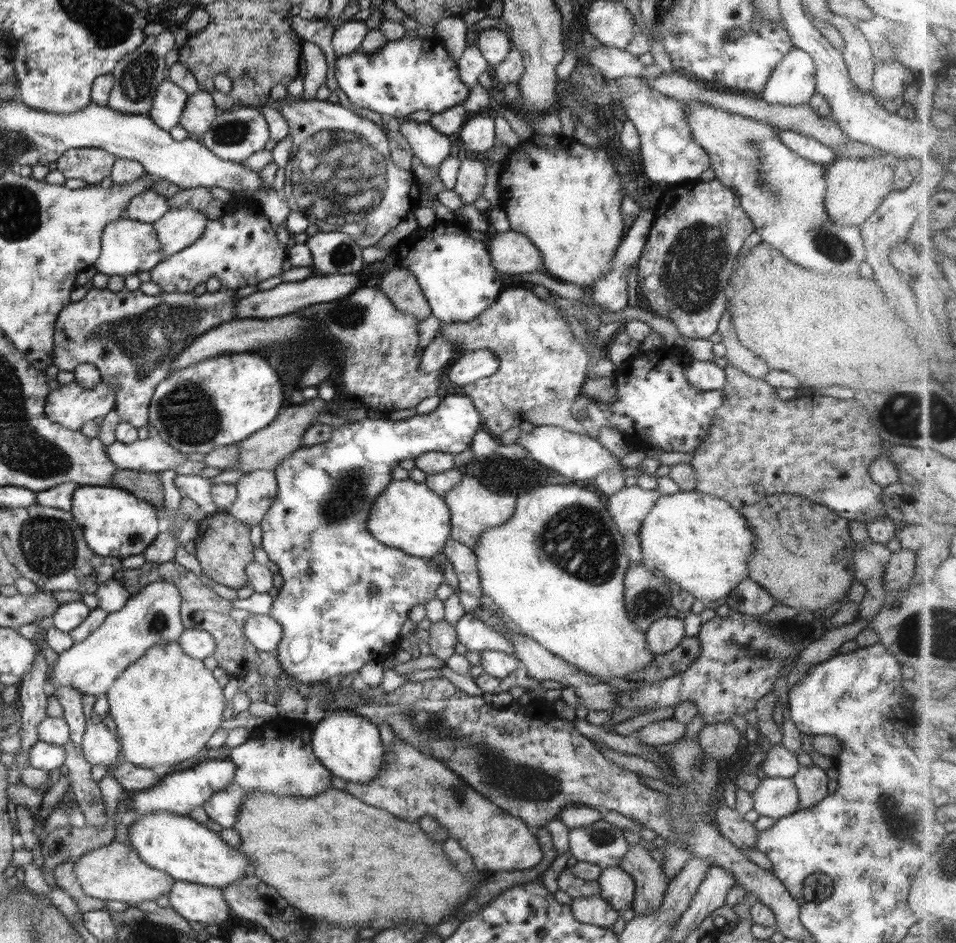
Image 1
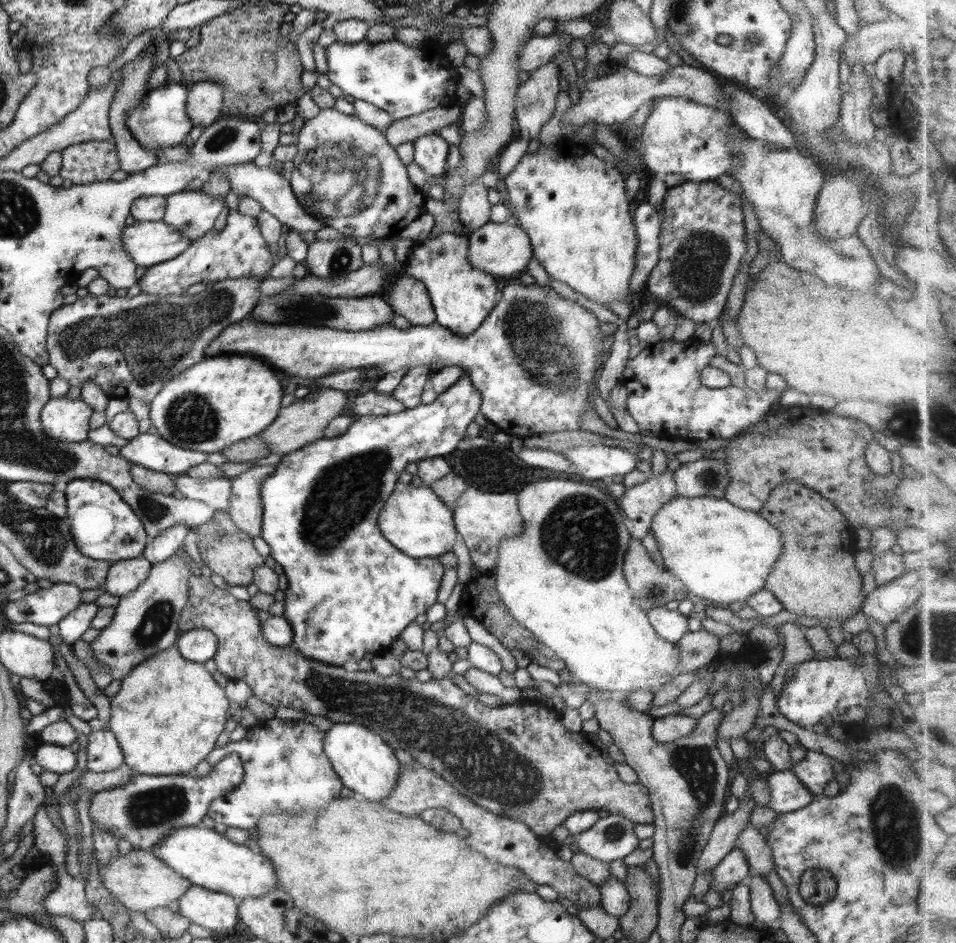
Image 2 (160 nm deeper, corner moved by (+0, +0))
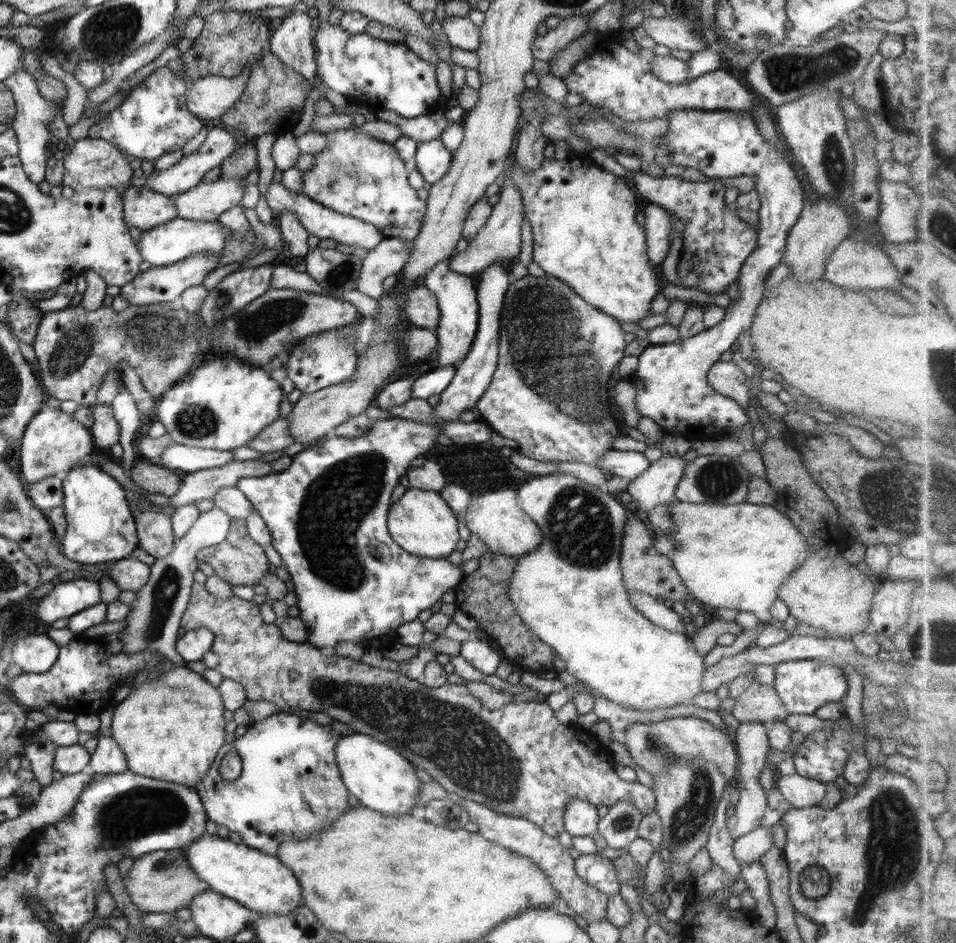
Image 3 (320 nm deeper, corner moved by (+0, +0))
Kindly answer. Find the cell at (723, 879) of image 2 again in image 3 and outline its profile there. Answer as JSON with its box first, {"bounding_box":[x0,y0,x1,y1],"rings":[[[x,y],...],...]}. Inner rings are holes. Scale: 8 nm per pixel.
{"bounding_box":[733,825,774,866],"rings":[[[760,825],[752,832],[737,838],[733,844],[734,858],[742,866],[744,863],[760,861],[764,853],[774,846],[771,827]]]}

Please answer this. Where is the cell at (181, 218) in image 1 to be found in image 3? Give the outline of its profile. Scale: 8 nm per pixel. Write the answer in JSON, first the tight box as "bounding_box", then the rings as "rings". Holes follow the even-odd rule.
{"bounding_box":[174,177,245,222],"rings":[[[219,177],[216,182],[201,182],[193,186],[186,192],[174,195],[174,202],[178,211],[178,217],[190,219],[191,221],[214,222],[219,220],[219,216],[230,210],[233,206],[241,203],[245,191],[245,177],[235,179],[225,179]]]}

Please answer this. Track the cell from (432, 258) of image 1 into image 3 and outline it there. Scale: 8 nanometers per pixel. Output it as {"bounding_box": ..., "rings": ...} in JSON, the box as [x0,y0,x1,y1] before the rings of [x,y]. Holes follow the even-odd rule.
{"bounding_box":[422,258,478,367],"rings":[[[449,258],[437,264],[423,276],[422,284],[438,299],[440,320],[435,330],[437,336],[438,367],[454,367],[463,360],[472,346],[478,328],[478,303],[475,275],[458,274],[449,269]]]}

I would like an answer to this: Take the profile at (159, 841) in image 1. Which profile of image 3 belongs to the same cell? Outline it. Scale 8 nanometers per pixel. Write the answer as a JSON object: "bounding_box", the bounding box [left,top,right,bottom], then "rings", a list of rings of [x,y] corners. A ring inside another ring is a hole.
{"bounding_box":[182,833,303,914],"rings":[[[204,833],[196,842],[182,848],[186,862],[218,894],[233,898],[259,914],[290,914],[303,900],[302,888],[289,866],[275,856],[263,854],[246,844],[237,844],[217,834]]]}

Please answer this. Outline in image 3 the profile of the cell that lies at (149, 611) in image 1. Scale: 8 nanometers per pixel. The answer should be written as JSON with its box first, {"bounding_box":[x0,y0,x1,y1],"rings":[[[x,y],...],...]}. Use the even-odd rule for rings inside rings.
{"bounding_box":[117,507,232,664],"rings":[[[220,507],[201,512],[192,528],[174,541],[172,552],[164,558],[158,558],[150,568],[150,579],[144,588],[136,592],[137,601],[124,619],[126,626],[117,635],[122,644],[122,654],[140,654],[140,652],[160,653],[175,664],[185,664],[185,660],[176,651],[176,642],[180,636],[182,616],[187,610],[195,584],[194,574],[199,570],[196,553],[203,548],[224,542],[228,536],[232,517]]]}

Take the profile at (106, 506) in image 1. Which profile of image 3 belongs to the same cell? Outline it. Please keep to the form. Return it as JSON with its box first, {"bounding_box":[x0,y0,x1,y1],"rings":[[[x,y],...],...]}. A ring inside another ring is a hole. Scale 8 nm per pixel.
{"bounding_box":[60,465,139,564],"rings":[[[92,465],[77,466],[70,469],[67,474],[61,476],[64,482],[64,503],[61,506],[65,510],[65,517],[68,523],[64,536],[60,539],[61,550],[70,560],[82,564],[99,564],[119,561],[134,556],[134,551],[139,548],[137,537],[137,526],[129,502],[125,493],[127,490],[108,475],[102,468]]]}

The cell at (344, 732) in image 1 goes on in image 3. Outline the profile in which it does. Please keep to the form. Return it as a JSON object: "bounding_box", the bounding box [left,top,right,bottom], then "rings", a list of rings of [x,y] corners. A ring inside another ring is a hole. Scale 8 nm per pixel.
{"bounding_box":[335,731,422,816],"rings":[[[355,731],[338,739],[335,759],[349,794],[356,796],[360,804],[388,816],[412,815],[421,794],[422,782],[414,771],[415,765],[394,747]]]}

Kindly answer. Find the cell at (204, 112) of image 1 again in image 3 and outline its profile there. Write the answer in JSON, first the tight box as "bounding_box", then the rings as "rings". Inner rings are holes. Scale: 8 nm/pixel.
{"bounding_box":[186,75,246,124],"rings":[[[218,75],[198,77],[189,85],[186,95],[188,111],[209,124],[220,119],[240,98],[246,76],[224,78]]]}

